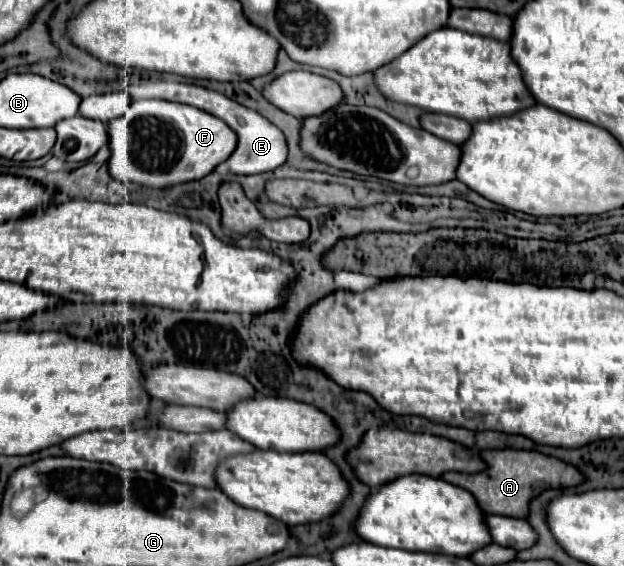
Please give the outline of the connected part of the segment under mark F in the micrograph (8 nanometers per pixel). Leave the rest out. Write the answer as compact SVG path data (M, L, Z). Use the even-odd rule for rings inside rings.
M159 99L133 101L123 117L109 121L107 131L109 131L109 149L111 149L109 173L123 183L137 183L153 189L203 179L219 163L227 161L227 157L235 151L235 141L237 141L235 131L231 131L229 125L223 125L223 121L219 121L217 117L211 117L209 113L203 113L201 109L191 105L159 101Z

